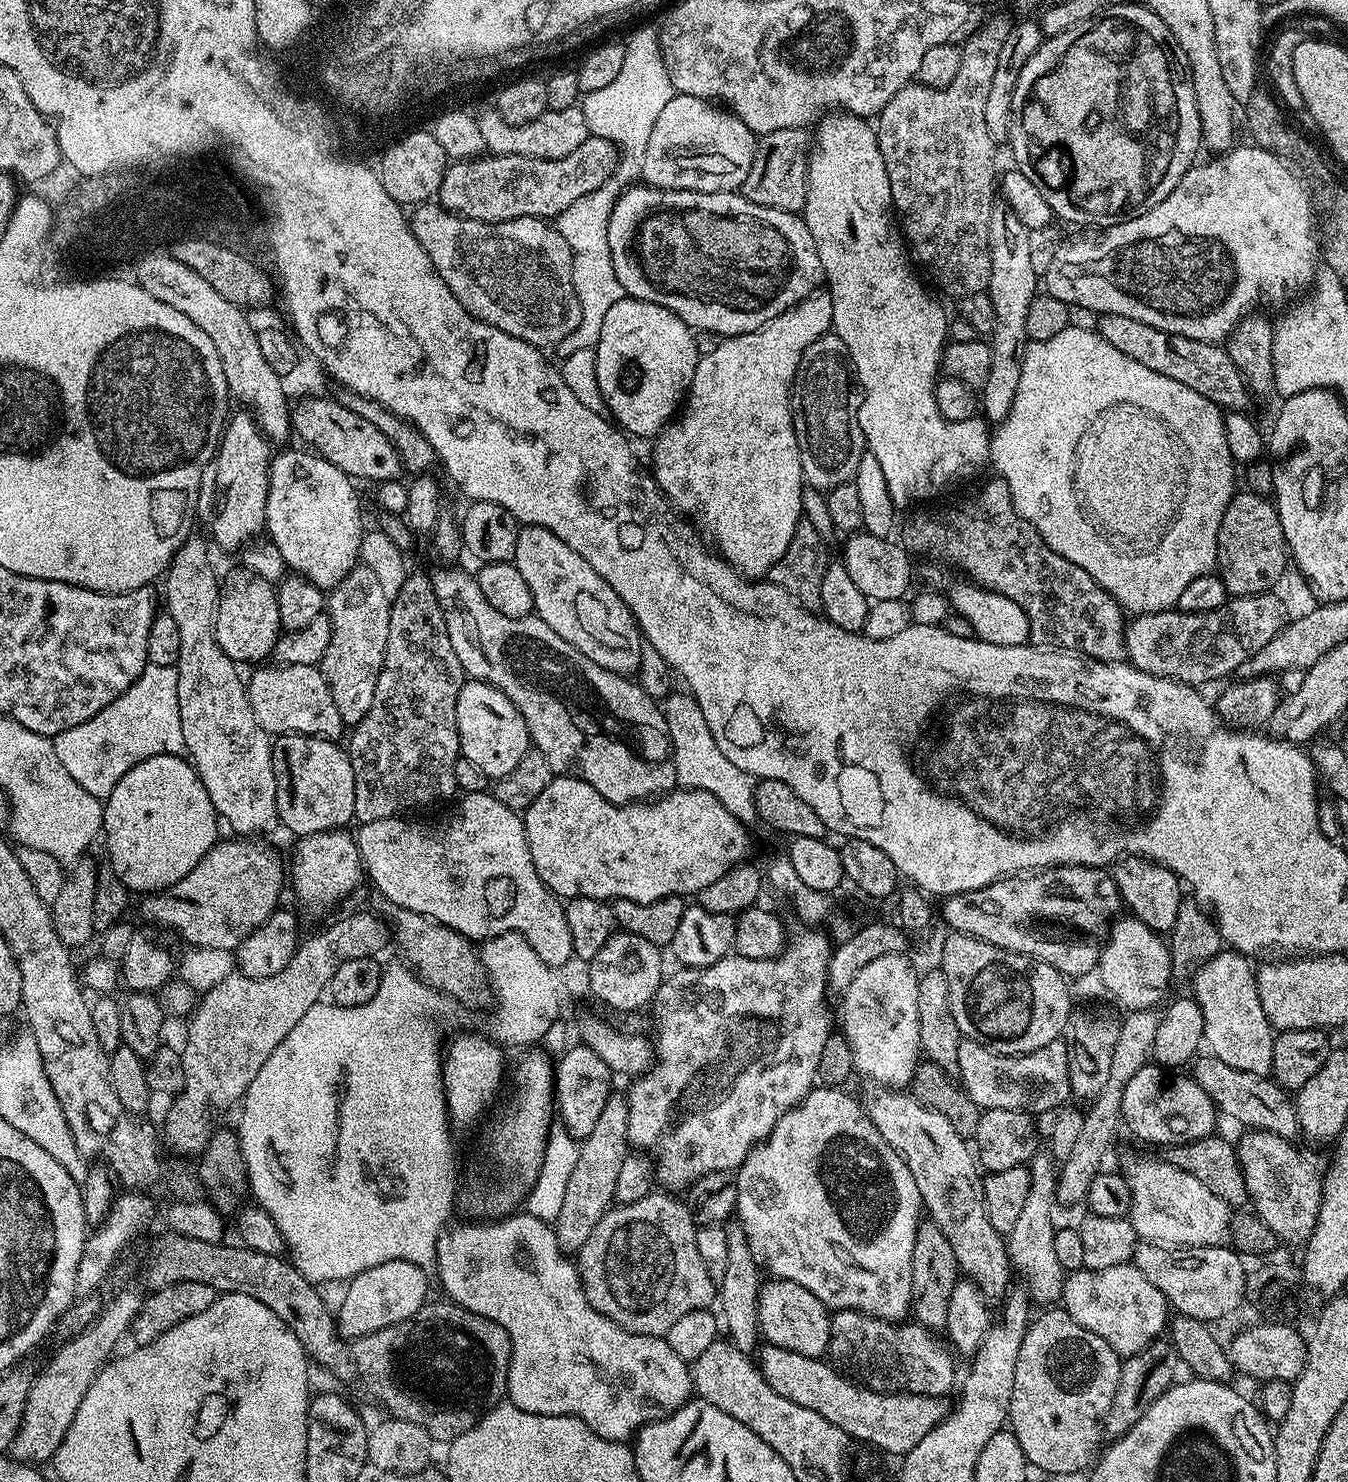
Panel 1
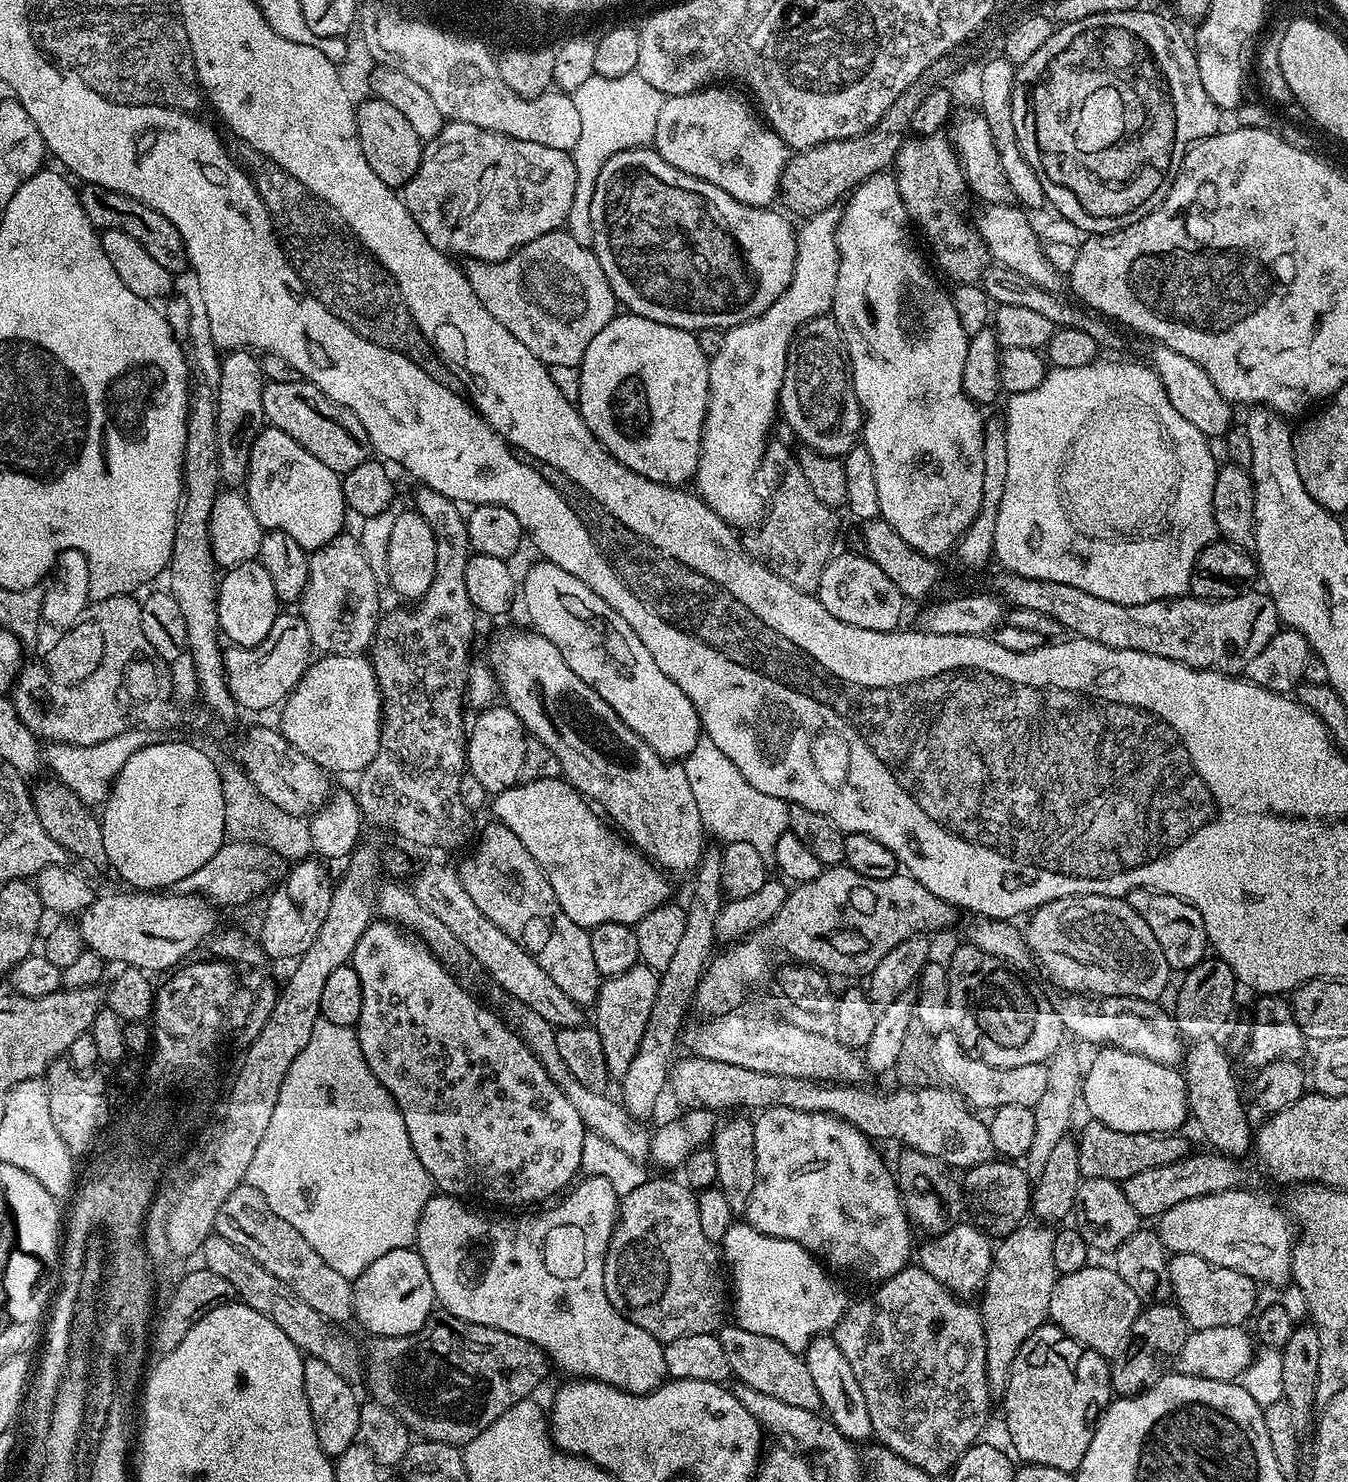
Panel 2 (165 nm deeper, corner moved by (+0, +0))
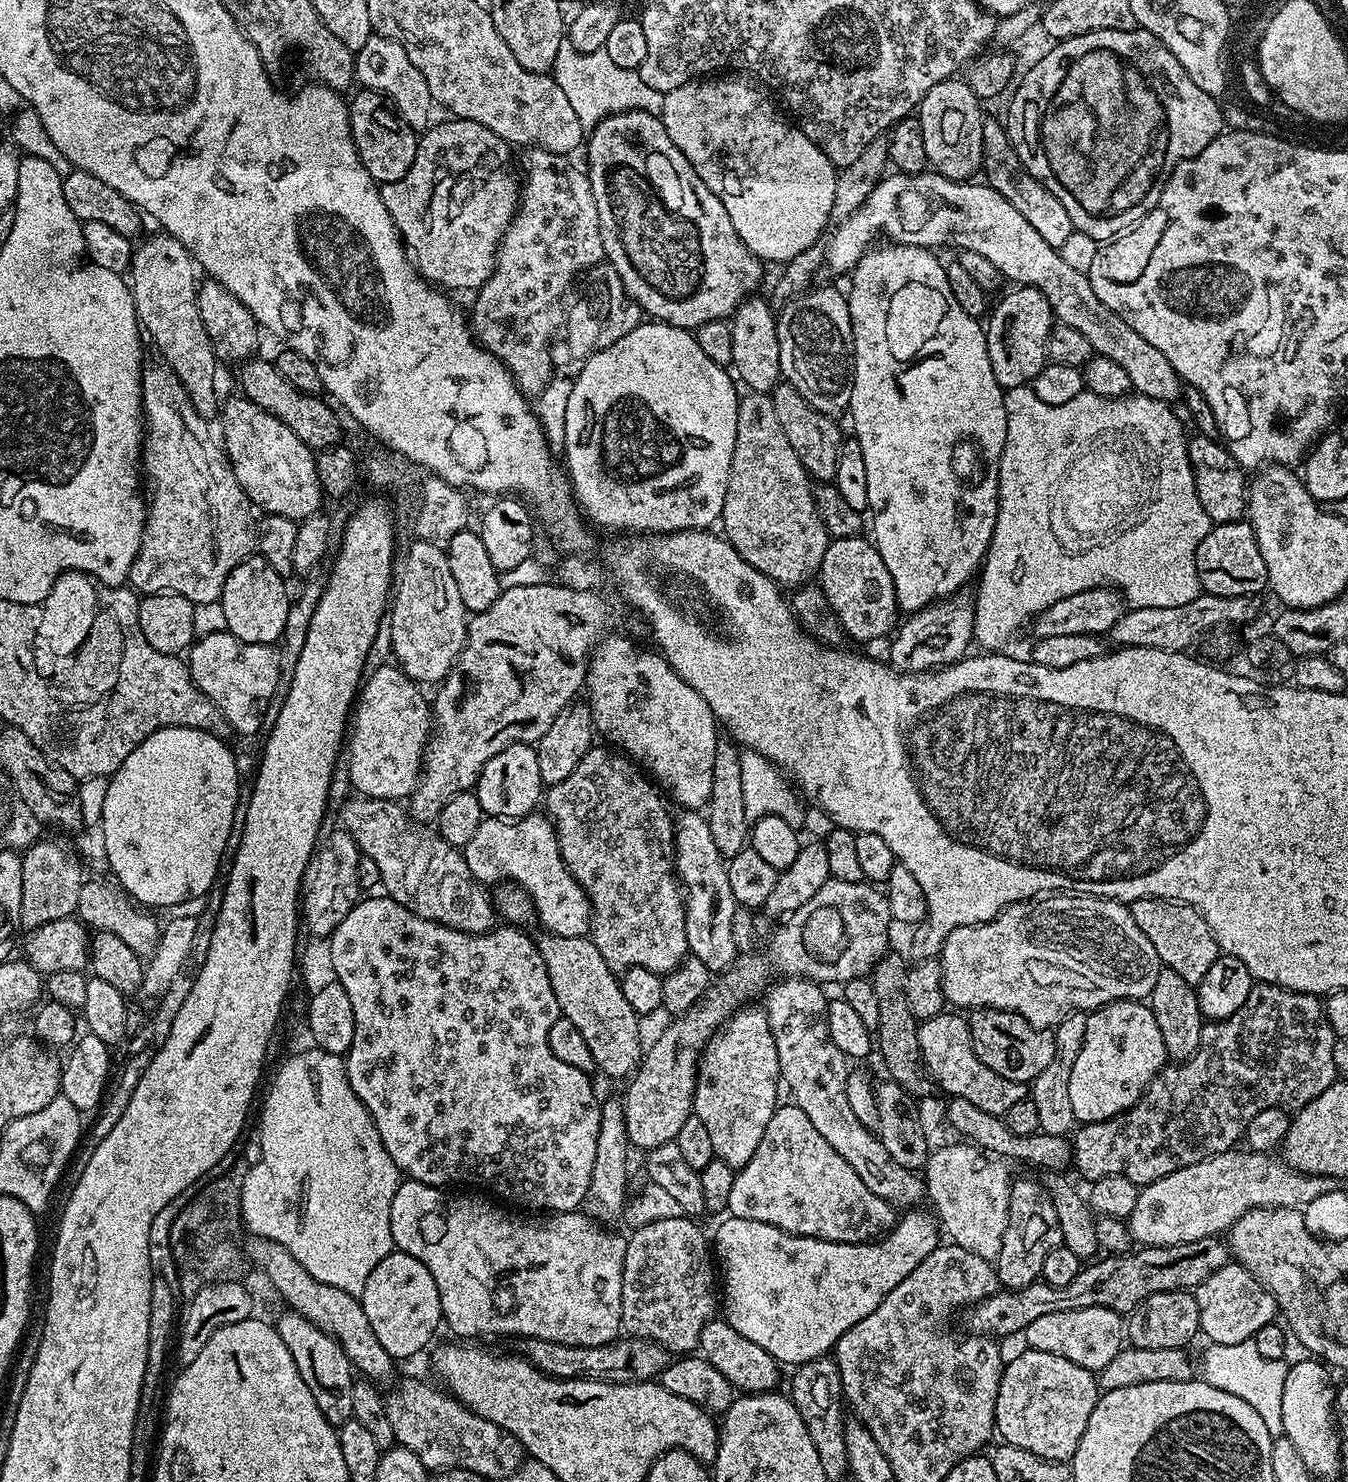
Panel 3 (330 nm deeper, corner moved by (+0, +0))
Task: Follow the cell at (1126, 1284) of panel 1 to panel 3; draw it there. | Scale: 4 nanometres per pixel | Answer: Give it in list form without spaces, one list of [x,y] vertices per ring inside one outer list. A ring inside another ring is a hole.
[[[1109,1308],[1062,1310],[1035,1318],[1022,1331],[1023,1338],[1027,1347],[1053,1352],[1083,1368],[1099,1370],[1120,1352],[1126,1340],[1126,1324],[1121,1313]]]

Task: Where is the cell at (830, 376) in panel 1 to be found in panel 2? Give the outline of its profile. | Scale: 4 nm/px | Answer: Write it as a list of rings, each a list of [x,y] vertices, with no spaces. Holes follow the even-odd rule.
[[[831,315],[819,316],[810,322],[801,324],[800,329],[794,334],[792,345],[788,351],[788,365],[786,366],[786,374],[784,375],[784,381],[782,382],[782,390],[780,391],[780,407],[778,412],[782,417],[782,420],[785,420],[785,422],[792,427],[793,434],[801,440],[799,443],[803,445],[803,447],[812,448],[815,452],[822,454],[823,456],[843,458],[861,439],[862,429],[864,427],[864,414],[860,403],[858,402],[858,398],[856,397],[854,386],[852,385],[852,369],[848,363],[848,349],[845,348],[842,334],[838,330],[838,326]]]

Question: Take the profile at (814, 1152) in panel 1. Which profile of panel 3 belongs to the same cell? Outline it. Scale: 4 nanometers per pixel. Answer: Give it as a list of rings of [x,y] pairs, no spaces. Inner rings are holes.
[[[795,1103],[777,1107],[770,1118],[770,1126],[766,1126],[766,1134],[762,1134],[762,1142],[758,1142],[758,1150],[754,1150],[754,1158],[739,1169],[734,1178],[734,1190],[730,1190],[730,1202],[727,1211],[738,1218],[746,1218],[754,1222],[766,1222],[783,1232],[793,1232],[795,1236],[809,1236],[819,1240],[829,1240],[835,1244],[862,1244],[887,1233],[897,1223],[898,1216],[892,1205],[878,1198],[878,1194],[870,1194],[862,1183],[862,1178],[854,1174],[854,1166],[814,1130],[810,1118],[797,1108]]]

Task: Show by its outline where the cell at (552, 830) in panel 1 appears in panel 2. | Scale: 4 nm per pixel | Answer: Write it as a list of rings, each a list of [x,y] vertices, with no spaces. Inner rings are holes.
[[[563,778],[518,782],[513,788],[495,793],[490,800],[491,808],[496,815],[493,817],[514,830],[522,846],[530,850],[534,862],[538,862],[546,874],[558,898],[558,906],[562,906],[562,910],[566,910],[566,918],[570,918],[570,922],[578,922],[578,926],[589,930],[597,928],[602,922],[635,926],[639,920],[646,918],[646,914],[650,914],[650,910],[662,906],[671,897],[668,896],[672,892],[672,884],[667,880],[669,877],[637,847],[621,839],[607,823],[604,825],[600,821],[601,813]]]

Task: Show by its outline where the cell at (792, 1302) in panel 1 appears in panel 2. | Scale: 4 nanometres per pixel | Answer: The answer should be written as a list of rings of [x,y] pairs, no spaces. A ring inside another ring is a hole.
[[[828,1334],[816,1336],[802,1359],[810,1370],[810,1378],[814,1378],[814,1386],[818,1386],[820,1402],[827,1419],[850,1441],[869,1439],[872,1427],[870,1410],[866,1410],[866,1397],[862,1394],[862,1386],[858,1386],[858,1378],[854,1378],[854,1370],[850,1370],[850,1362],[846,1362],[842,1350],[838,1350],[835,1339]]]

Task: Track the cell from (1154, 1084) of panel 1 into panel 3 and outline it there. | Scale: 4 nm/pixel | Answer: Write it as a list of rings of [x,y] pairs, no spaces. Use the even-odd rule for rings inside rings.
[[[1115,1000],[1113,1004],[1104,1004],[1101,1008],[1089,1011],[1082,1050],[1078,1050],[1074,1070],[1070,1070],[1070,1106],[1074,1106],[1077,1121],[1080,1124],[1093,1124],[1099,1120],[1109,1120],[1137,1104],[1140,1095],[1167,1060],[1168,1051],[1162,1042],[1162,1033],[1158,1031],[1158,1022],[1154,1022],[1154,1014],[1147,1003]]]

